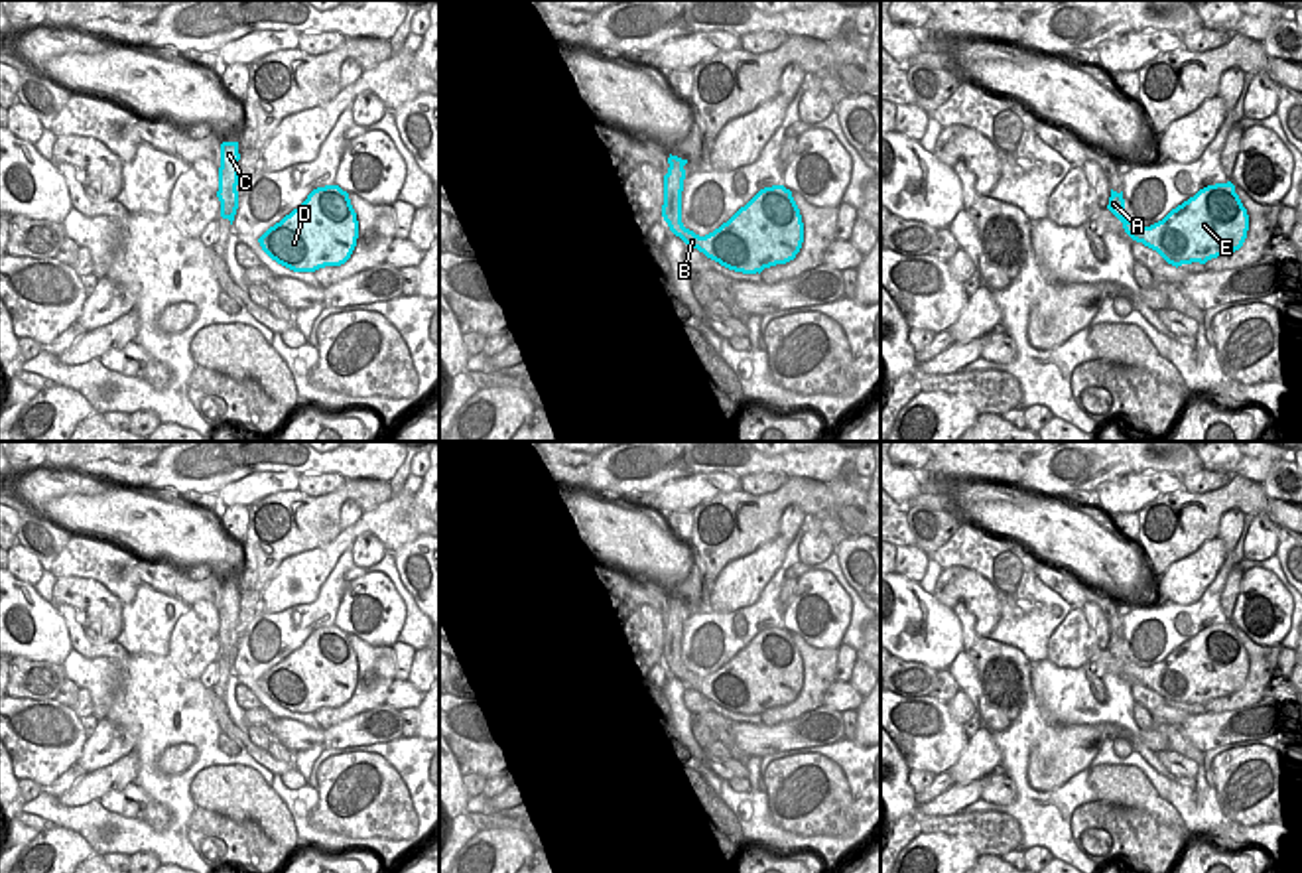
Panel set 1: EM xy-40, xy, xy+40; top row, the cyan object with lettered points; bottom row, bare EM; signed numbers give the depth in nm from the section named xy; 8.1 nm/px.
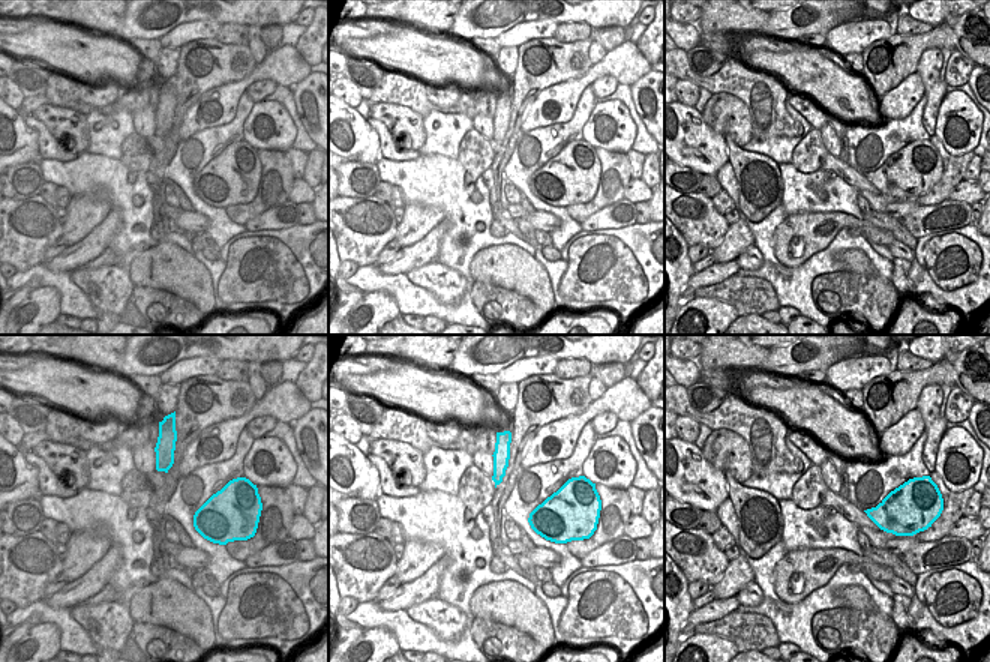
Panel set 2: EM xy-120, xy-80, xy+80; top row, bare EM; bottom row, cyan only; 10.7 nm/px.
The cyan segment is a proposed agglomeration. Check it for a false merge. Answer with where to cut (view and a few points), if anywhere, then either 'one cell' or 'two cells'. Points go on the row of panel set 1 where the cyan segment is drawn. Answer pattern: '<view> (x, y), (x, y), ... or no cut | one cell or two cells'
no cut | one cell

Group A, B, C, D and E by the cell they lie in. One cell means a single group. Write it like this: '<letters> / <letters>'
A B C D E

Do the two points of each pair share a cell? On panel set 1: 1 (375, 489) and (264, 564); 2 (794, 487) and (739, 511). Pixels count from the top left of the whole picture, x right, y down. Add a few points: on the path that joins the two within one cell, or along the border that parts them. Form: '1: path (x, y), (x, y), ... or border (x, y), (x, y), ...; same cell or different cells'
1: path (345, 493), (314, 521), (300, 523), (286, 537); same cell
2: path (781, 499), (765, 511), (753, 511); same cell

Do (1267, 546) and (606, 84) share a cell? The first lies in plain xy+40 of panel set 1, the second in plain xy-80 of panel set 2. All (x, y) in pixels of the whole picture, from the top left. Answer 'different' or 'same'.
same

